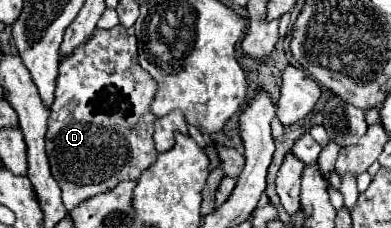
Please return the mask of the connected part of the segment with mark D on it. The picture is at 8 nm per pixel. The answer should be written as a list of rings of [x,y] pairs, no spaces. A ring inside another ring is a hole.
[[[120,24],[110,28],[110,30],[96,30],[82,46],[74,48],[68,56],[62,56],[60,60],[60,74],[58,74],[58,82],[56,82],[56,98],[54,104],[50,106],[50,118],[48,118],[48,132],[46,132],[46,154],[50,160],[50,172],[54,176],[54,180],[58,182],[60,190],[62,190],[62,202],[66,206],[66,210],[70,212],[72,208],[76,208],[80,202],[104,194],[106,190],[112,190],[118,182],[124,180],[138,180],[138,174],[142,174],[142,170],[146,170],[146,166],[150,166],[150,162],[154,162],[154,158],[158,156],[156,148],[154,148],[154,140],[152,140],[152,132],[154,132],[154,114],[150,112],[150,102],[154,100],[156,94],[156,82],[148,76],[146,70],[142,70],[138,66],[138,46],[136,46],[136,38],[128,30],[122,28]]]

